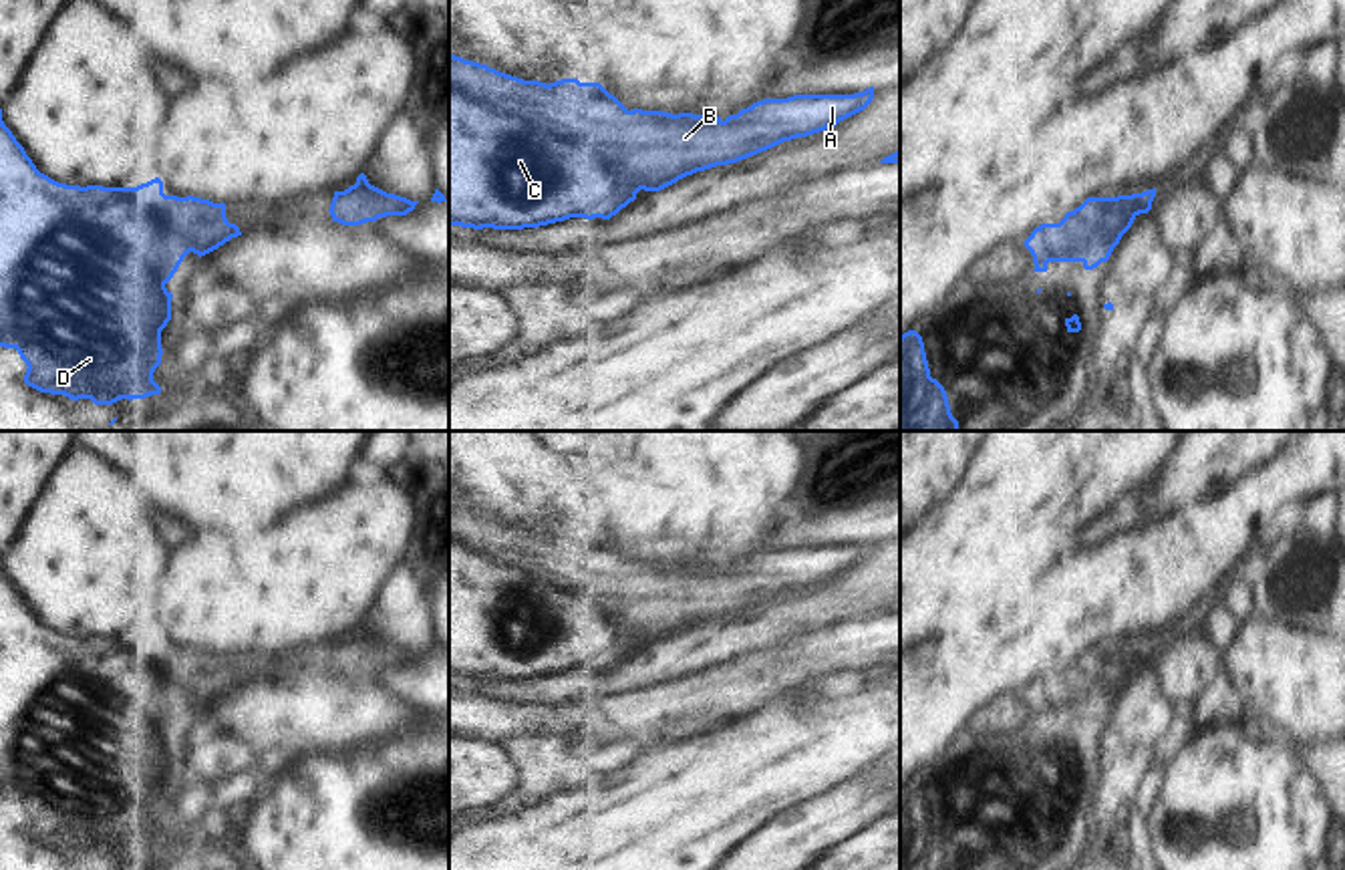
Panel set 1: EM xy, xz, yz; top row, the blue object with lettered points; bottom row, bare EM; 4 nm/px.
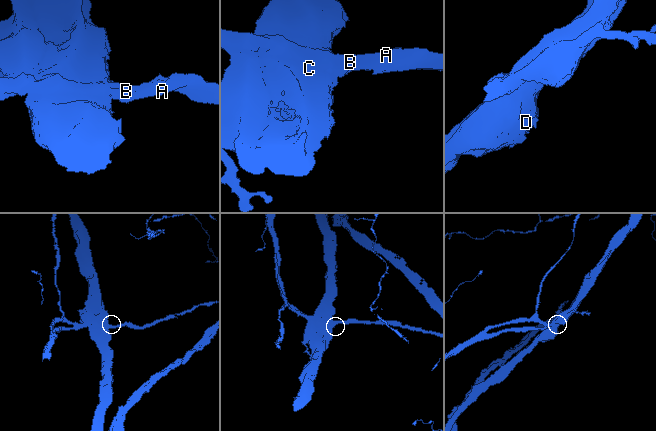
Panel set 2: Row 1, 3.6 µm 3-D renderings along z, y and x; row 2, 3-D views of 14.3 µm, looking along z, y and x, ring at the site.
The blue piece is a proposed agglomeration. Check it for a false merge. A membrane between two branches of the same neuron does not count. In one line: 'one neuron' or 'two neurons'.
two neurons

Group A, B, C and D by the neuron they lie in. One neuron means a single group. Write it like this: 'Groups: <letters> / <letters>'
Groups: A B / C D

